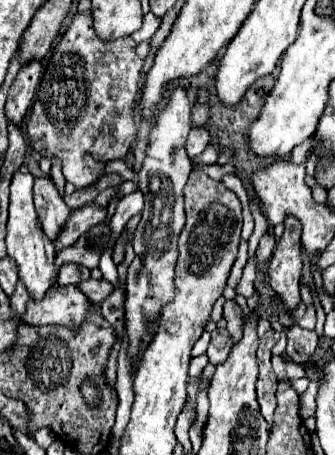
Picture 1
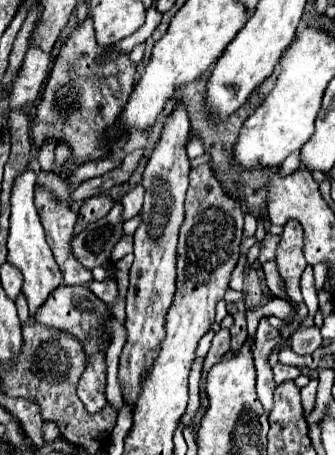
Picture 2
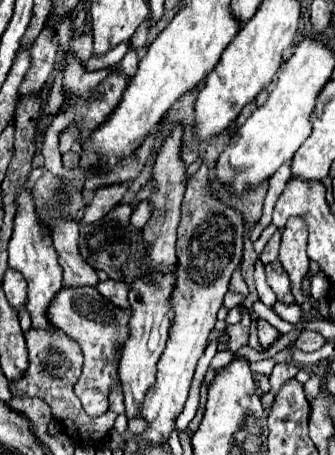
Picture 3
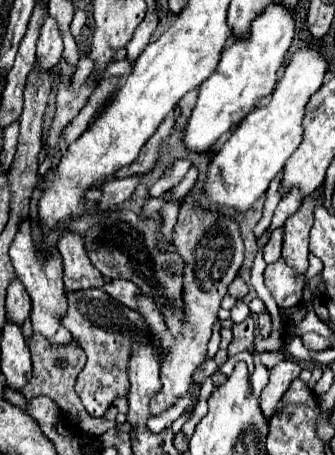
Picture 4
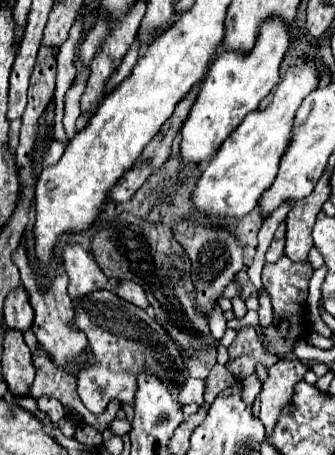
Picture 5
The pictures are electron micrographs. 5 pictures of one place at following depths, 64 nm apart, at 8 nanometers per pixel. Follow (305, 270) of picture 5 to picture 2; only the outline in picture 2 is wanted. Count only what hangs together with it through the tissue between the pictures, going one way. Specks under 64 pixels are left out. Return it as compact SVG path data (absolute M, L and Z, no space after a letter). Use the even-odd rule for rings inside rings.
M266 262L266 264L262 266L262 270L264 270L264 278L266 278L266 284L268 284L268 288L272 290L272 294L278 296L278 298L282 298L282 300L288 300L284 282L280 280L280 272L278 272L278 268L276 268L276 262Z

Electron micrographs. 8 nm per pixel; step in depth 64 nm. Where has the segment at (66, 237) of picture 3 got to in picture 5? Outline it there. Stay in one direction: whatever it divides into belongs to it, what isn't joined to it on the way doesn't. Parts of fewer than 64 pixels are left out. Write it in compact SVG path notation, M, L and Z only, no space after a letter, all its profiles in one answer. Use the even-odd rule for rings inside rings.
M80 244L64 246L64 270L70 278L68 294L72 300L80 300L90 292L104 290L108 286L108 276Z

